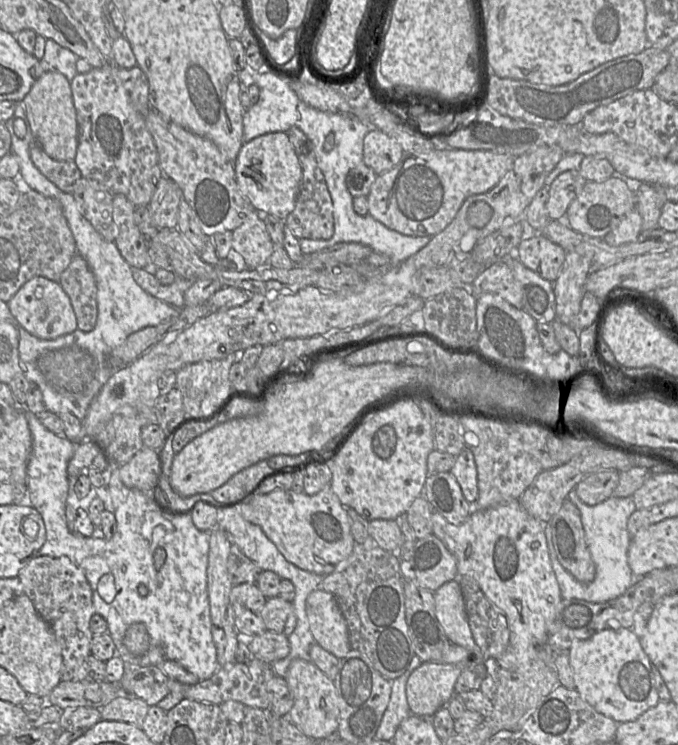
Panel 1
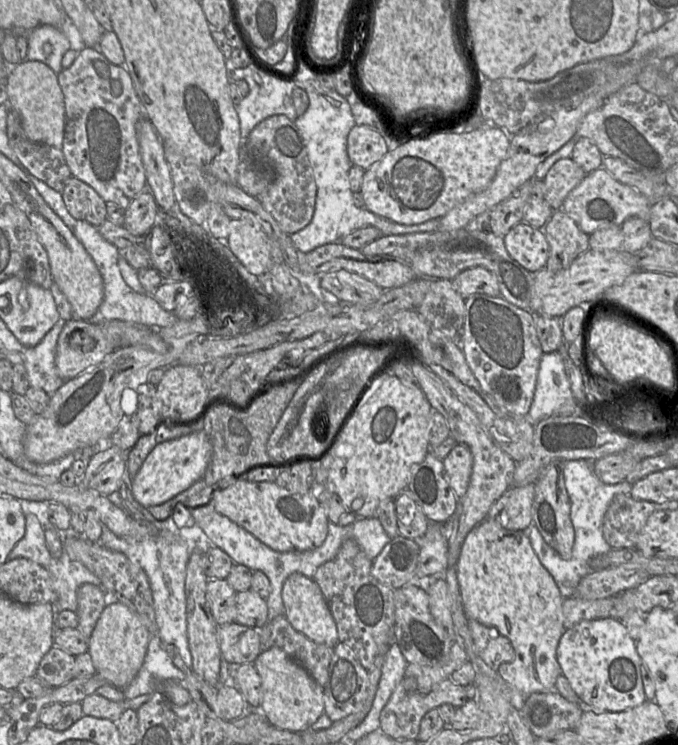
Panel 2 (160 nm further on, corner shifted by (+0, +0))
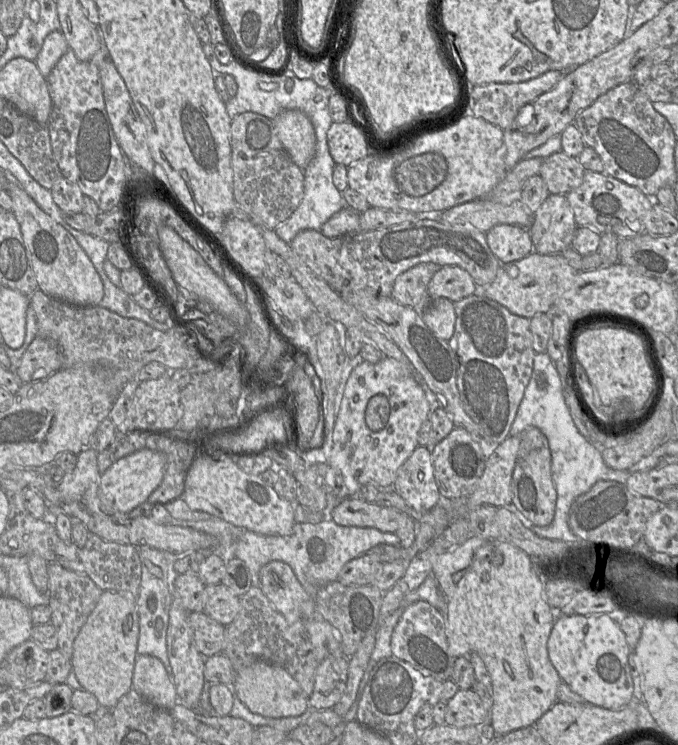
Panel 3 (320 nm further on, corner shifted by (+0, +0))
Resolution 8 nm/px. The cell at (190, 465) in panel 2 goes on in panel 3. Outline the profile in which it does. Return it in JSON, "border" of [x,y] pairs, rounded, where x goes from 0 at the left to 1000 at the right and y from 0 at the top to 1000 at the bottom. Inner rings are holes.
{"border":[[[211,601],[170,619],[147,639],[143,666],[146,686],[158,691],[187,690],[192,685],[217,672],[221,663],[237,648],[246,624],[242,608]]]}

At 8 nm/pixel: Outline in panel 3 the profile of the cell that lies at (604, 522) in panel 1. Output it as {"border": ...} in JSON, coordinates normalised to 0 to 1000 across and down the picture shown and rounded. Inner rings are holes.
{"border":[[[805,474],[791,475],[788,479],[786,501],[774,522],[771,536],[751,579],[751,585],[763,585],[780,573],[794,574],[808,591],[814,615],[814,643],[822,660],[817,697],[808,706],[798,707],[788,705],[771,693],[757,675],[739,681],[745,681],[776,709],[796,721],[832,728],[860,728],[839,706],[839,686],[845,674],[882,646],[900,644],[923,650],[931,634],[928,631],[898,628],[889,617],[886,603],[876,599],[855,583],[835,544],[832,515],[827,513],[820,497],[819,486]]]}

